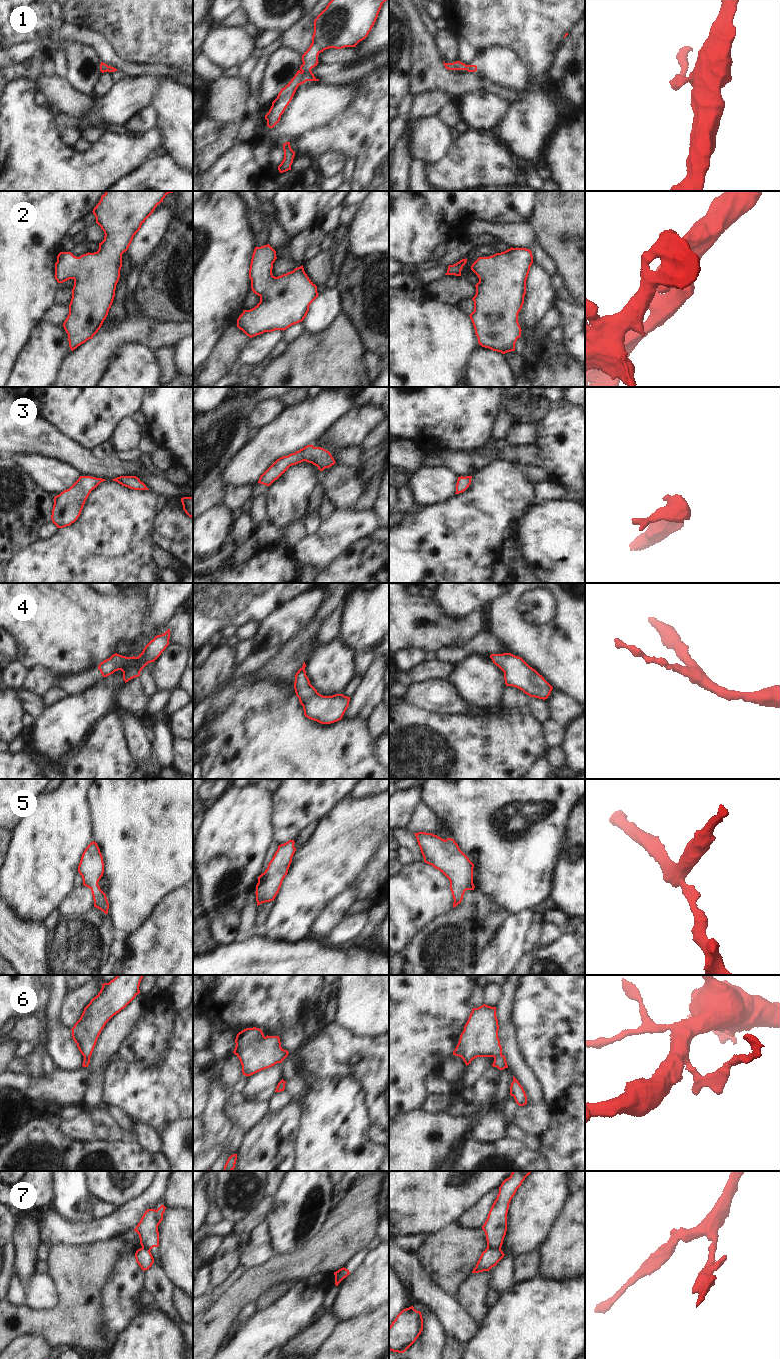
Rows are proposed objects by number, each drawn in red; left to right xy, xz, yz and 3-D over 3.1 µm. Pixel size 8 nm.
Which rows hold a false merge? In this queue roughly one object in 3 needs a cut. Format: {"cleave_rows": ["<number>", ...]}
{"cleave_rows": ["7"]}

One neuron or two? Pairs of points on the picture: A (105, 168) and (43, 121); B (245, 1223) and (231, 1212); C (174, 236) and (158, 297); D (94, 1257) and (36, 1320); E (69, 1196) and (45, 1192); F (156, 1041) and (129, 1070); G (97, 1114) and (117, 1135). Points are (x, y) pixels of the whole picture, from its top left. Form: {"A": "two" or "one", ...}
{"A": "one", "B": "two", "C": "one", "D": "one", "E": "two", "F": "two", "G": "one"}

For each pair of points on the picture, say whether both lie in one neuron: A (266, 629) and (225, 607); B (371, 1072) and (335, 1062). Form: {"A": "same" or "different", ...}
{"A": "different", "B": "same"}

